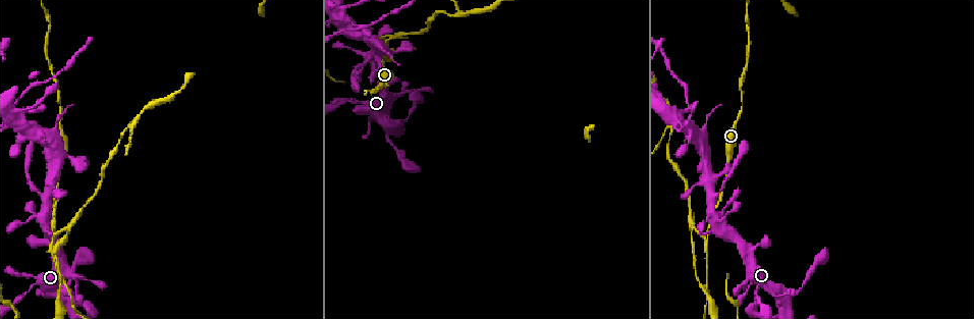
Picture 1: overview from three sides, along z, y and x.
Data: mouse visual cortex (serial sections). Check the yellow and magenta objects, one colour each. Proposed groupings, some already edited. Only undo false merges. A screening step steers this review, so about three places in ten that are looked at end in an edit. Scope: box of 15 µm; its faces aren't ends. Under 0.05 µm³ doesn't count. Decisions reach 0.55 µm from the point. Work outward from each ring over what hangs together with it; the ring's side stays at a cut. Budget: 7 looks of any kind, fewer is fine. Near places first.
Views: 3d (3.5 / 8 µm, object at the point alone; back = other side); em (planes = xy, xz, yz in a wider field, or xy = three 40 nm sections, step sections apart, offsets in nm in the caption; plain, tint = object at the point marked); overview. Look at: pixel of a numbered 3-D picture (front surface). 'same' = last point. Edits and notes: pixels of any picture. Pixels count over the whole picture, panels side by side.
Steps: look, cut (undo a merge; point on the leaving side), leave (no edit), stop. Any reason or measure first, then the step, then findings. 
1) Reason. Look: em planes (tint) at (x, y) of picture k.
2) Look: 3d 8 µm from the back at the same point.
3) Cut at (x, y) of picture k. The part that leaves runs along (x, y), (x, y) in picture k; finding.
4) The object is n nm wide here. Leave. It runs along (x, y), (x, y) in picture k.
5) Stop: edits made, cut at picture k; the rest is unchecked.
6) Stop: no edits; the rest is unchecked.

Small branch off a trunk. Look: 3d 3.5 µm at (64, 298) of picture 1.

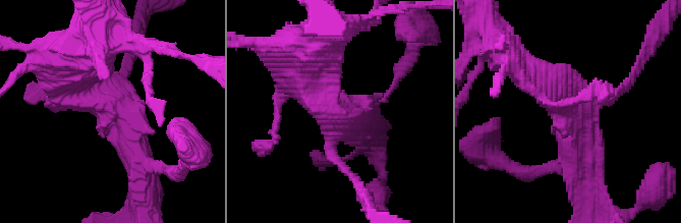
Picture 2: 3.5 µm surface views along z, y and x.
3 arms meet here; the arms are 150, 400, 450 nm wide; need the tissue. Look: em xy step 3 (tint) at (111, 101) of picture 2.

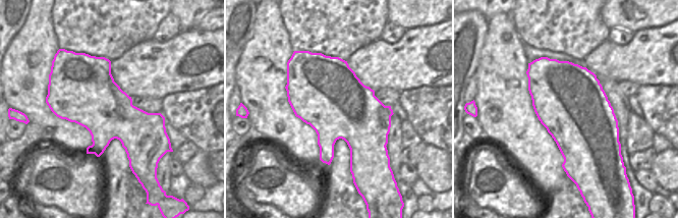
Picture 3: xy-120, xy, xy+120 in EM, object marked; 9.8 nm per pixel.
Cut it another way. Look: em xy step 2 (tint) at the same point.

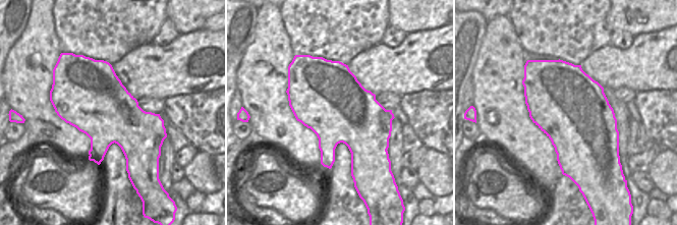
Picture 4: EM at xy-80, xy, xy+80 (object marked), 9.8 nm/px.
Leave. It runs along (75, 72), (125, 116), (142, 160) in picture 2; continuous, no second cell.

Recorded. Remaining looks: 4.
Thick turns thin. Look: 3d 3.5 µm at (730, 158) of picture 1.

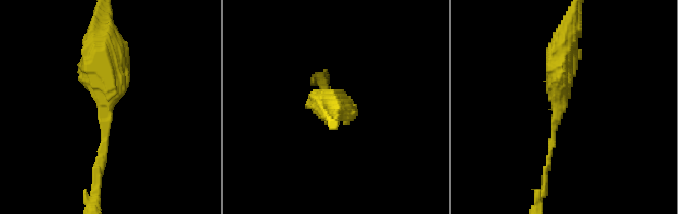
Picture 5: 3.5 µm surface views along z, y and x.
Leave. It runs along (564, 40), (559, 112), (546, 171) in picture 5; one cell here.

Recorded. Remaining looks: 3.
A narrow waist. Look: 3d 3.5 µm at (386, 86) of picture 1.

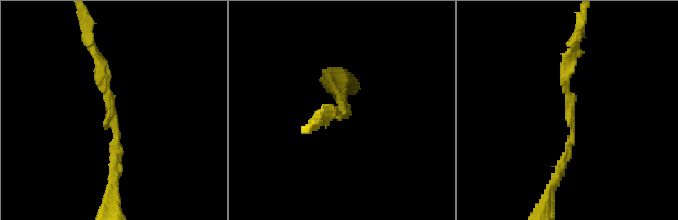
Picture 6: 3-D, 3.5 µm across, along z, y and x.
The arms are 150, 150 nm wide. Look: em planes (tint) at (570, 129) of picture 6.

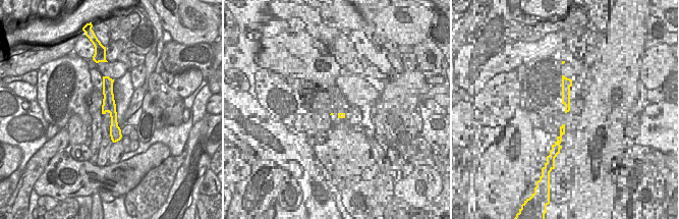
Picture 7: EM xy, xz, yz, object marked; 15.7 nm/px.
The object is 220 nm wide here. Leave. It runs along (106, 80), (115, 139) in picture 7; one cell here.

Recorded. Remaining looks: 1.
Stop: no edits; the rest is unchecked.

